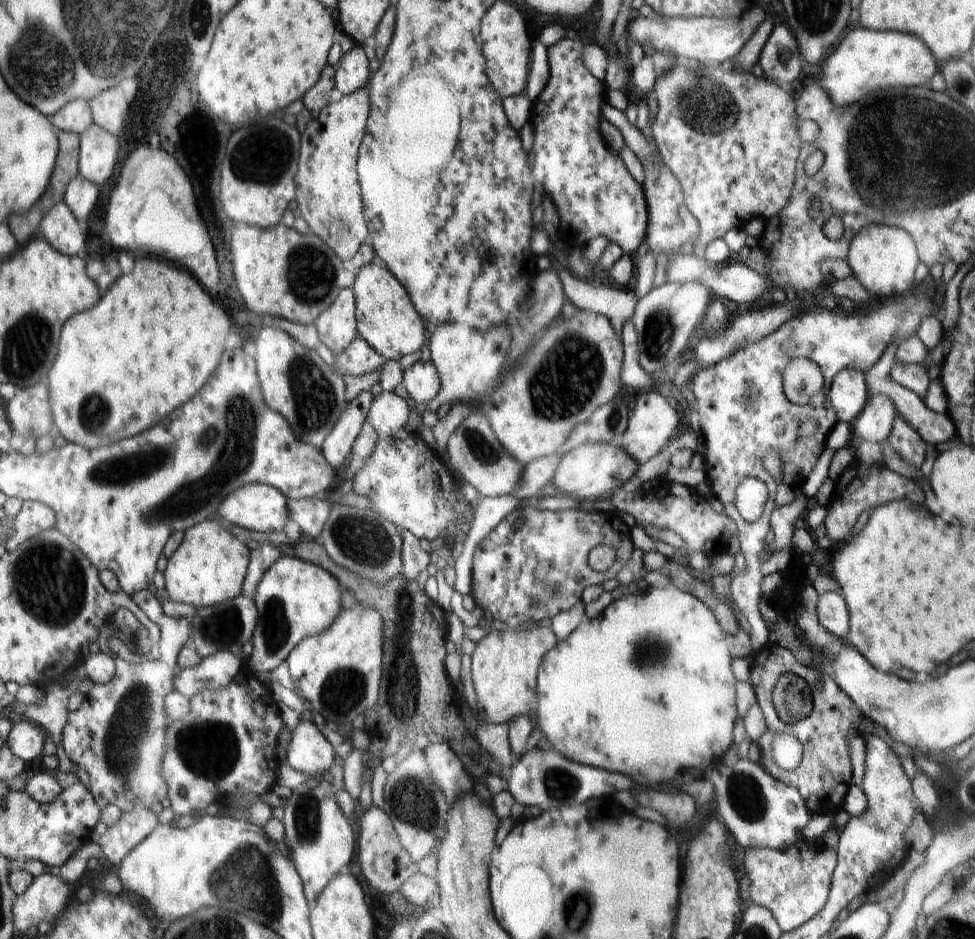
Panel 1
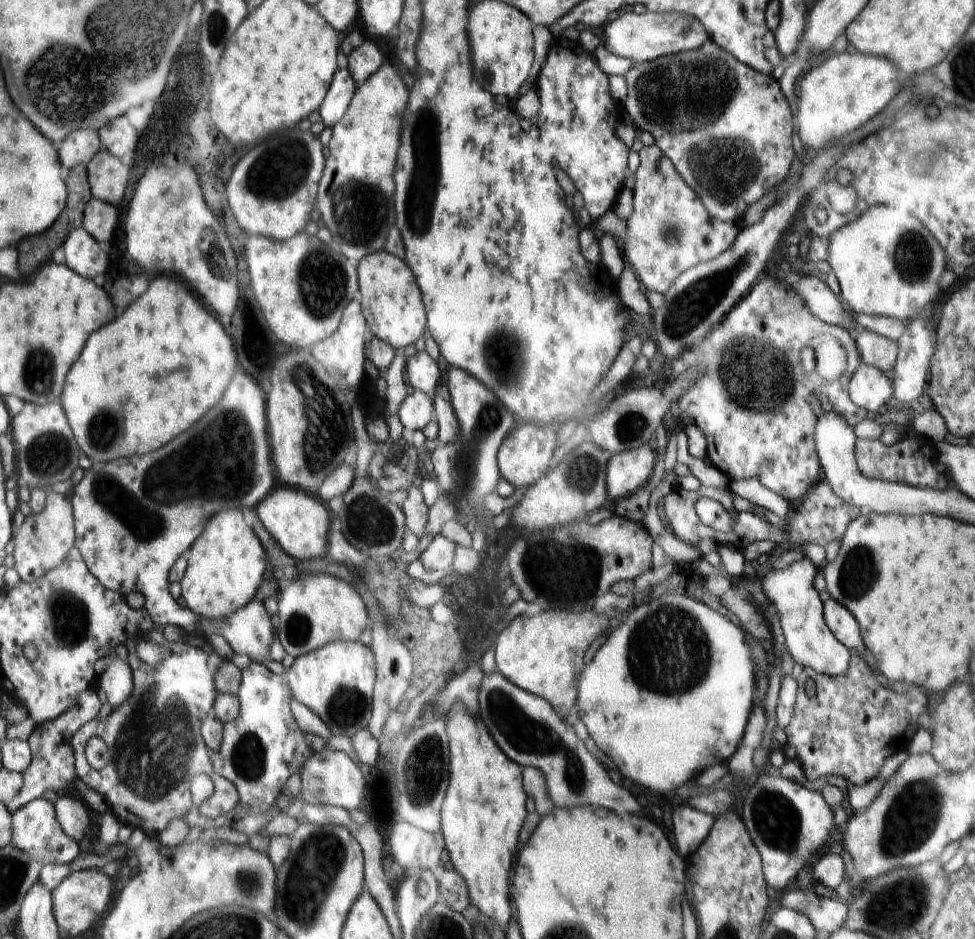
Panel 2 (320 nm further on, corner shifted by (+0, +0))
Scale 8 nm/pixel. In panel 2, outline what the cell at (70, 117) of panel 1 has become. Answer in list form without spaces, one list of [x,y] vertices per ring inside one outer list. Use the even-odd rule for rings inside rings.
[[[93,129],[76,130],[60,144],[59,160],[63,162],[63,168],[70,172],[80,165],[86,166],[100,150],[102,140],[98,132]]]

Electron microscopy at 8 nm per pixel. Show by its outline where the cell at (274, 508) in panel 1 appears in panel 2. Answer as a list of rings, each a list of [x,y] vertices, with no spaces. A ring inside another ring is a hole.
[[[277,486],[271,496],[255,508],[258,520],[290,557],[298,560],[327,559],[329,511],[311,494],[292,487]]]

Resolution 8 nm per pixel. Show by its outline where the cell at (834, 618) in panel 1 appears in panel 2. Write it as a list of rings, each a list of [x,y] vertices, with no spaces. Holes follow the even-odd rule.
[[[829,598],[823,603],[823,616],[828,629],[845,648],[856,652],[863,659],[864,640],[854,616],[842,604]]]

